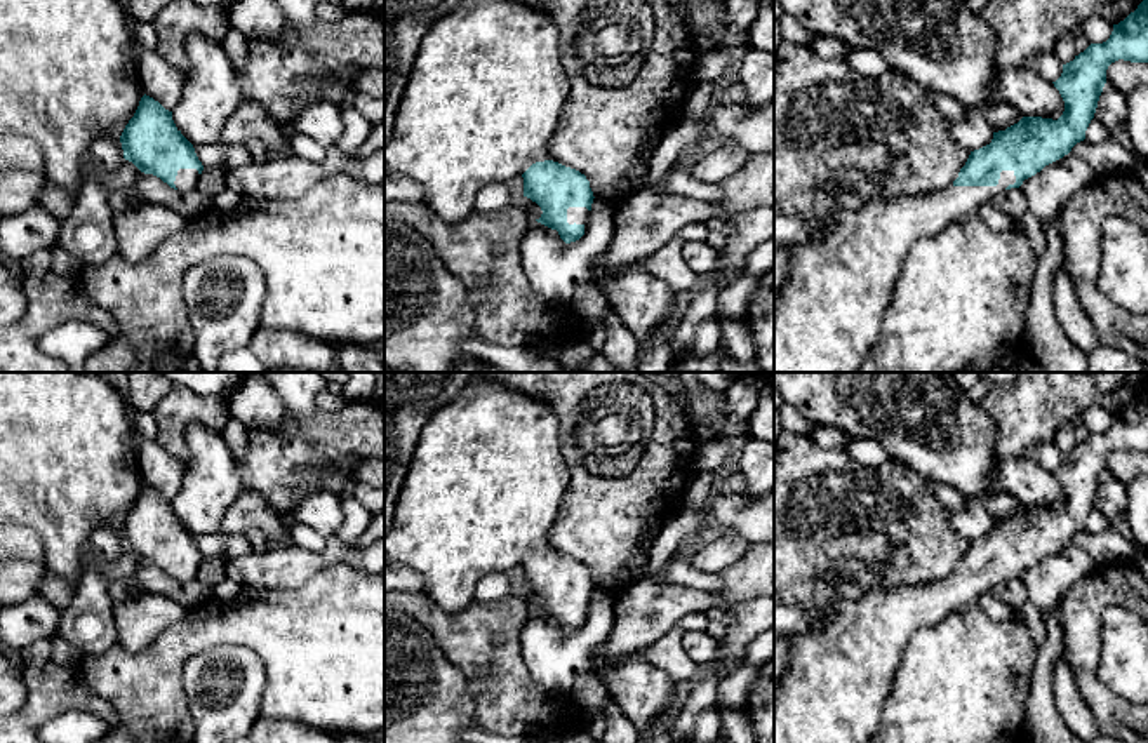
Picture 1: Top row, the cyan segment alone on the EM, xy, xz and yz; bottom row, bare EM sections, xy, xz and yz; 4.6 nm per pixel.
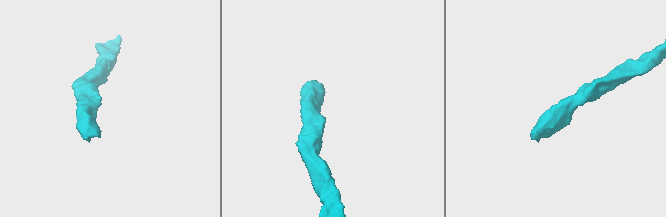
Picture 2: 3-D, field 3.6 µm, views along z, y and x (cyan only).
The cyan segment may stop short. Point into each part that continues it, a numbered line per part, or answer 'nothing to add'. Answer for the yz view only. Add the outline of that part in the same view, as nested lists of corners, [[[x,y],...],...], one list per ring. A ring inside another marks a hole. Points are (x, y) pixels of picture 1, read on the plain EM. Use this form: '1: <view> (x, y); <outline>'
1: yz (840, 672); [[[1002,560],[997,576],[951,574],[931,585],[878,585],[856,599],[838,597],[824,611],[804,609],[811,630],[783,633],[790,644],[790,665],[774,686],[774,743],[868,743],[910,639],[978,602],[1014,572],[1014,560]]]

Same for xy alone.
1: xy (68, 467); [[[0,372],[0,525],[33,529],[43,546],[45,567],[71,583],[82,574],[82,546],[103,525],[122,525],[144,485],[136,459],[137,432],[134,430],[132,407],[125,395],[101,374],[85,372]]]

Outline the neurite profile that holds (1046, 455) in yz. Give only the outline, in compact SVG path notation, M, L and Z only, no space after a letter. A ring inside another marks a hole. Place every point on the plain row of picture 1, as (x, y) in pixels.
M1038 442L1030 447L1030 458L1047 472L1056 472L1063 463L1063 452L1052 442Z

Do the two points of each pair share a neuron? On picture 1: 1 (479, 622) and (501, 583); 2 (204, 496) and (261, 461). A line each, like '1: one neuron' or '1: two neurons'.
1: two neurons
2: two neurons

